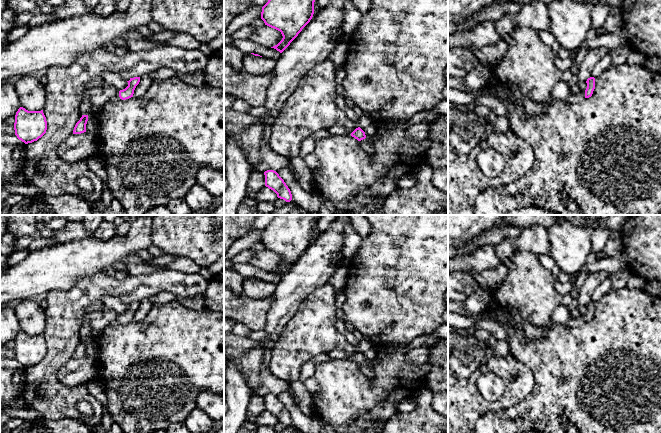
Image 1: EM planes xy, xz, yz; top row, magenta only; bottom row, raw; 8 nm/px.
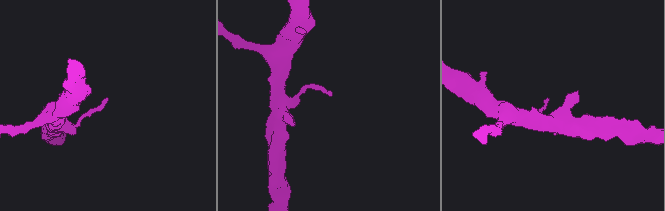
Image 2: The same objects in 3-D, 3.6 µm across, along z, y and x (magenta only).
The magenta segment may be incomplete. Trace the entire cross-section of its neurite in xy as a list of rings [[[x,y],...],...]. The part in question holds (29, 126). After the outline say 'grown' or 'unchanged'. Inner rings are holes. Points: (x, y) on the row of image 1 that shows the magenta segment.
[[[20,107],[15,115],[15,135],[25,144],[41,138],[47,130],[46,117],[41,111],[28,111]]]; unchanged

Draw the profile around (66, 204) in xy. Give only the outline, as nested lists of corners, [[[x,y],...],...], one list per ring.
[[[62,194],[30,198],[25,196],[10,208],[9,215],[94,215],[85,196]]]

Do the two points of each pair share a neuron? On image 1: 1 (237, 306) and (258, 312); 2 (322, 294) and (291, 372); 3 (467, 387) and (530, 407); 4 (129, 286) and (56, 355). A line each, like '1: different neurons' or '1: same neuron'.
1: same neuron
2: same neuron
3: different neurons
4: same neuron

